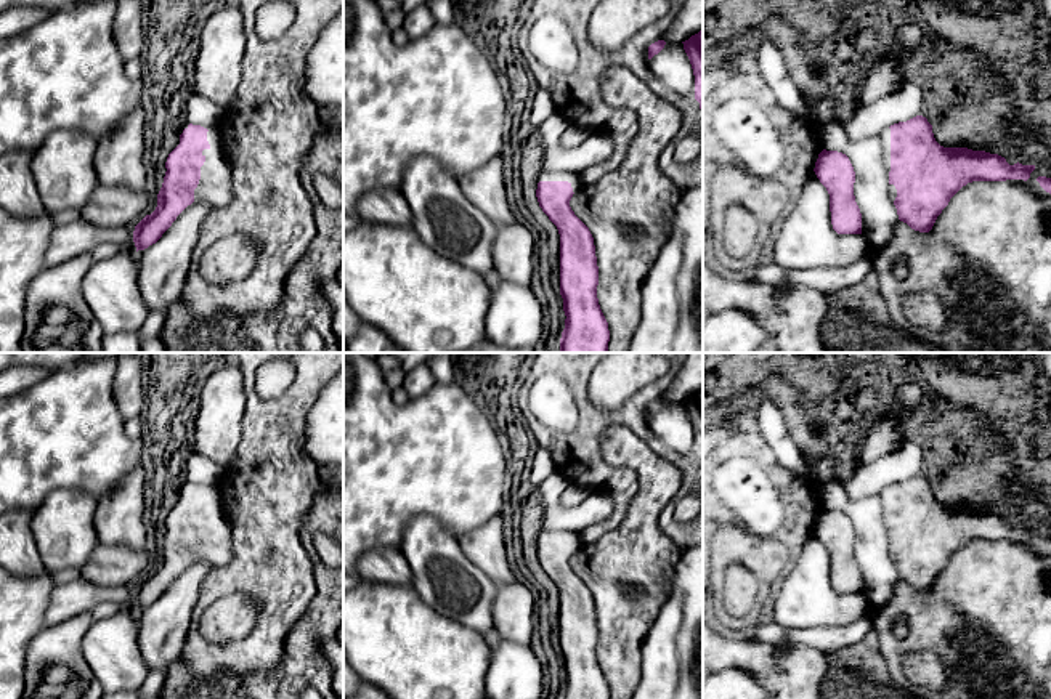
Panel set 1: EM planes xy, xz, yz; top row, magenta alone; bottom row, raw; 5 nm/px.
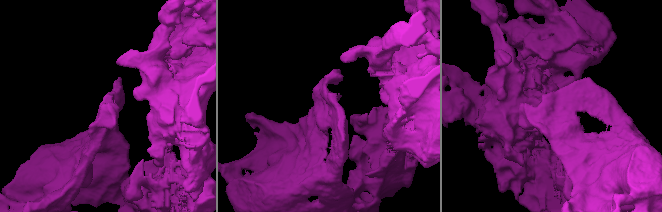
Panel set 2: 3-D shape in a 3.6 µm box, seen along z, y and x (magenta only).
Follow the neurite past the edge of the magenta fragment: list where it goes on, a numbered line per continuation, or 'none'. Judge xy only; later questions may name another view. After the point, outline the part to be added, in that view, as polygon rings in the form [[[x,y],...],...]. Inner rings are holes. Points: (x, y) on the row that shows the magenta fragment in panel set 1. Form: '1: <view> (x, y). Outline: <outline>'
1: xy (215, 188). Outline: [[[220,127],[207,128],[209,149],[202,151],[205,157],[201,167],[201,180],[194,189],[194,199],[207,202],[212,208],[225,207],[233,200],[231,167],[228,156],[221,147]]]

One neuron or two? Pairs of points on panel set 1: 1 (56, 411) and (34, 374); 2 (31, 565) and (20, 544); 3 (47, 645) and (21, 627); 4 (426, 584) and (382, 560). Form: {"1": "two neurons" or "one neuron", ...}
{"1": "two neurons", "2": "one neuron", "3": "two neurons", "4": "two neurons"}

